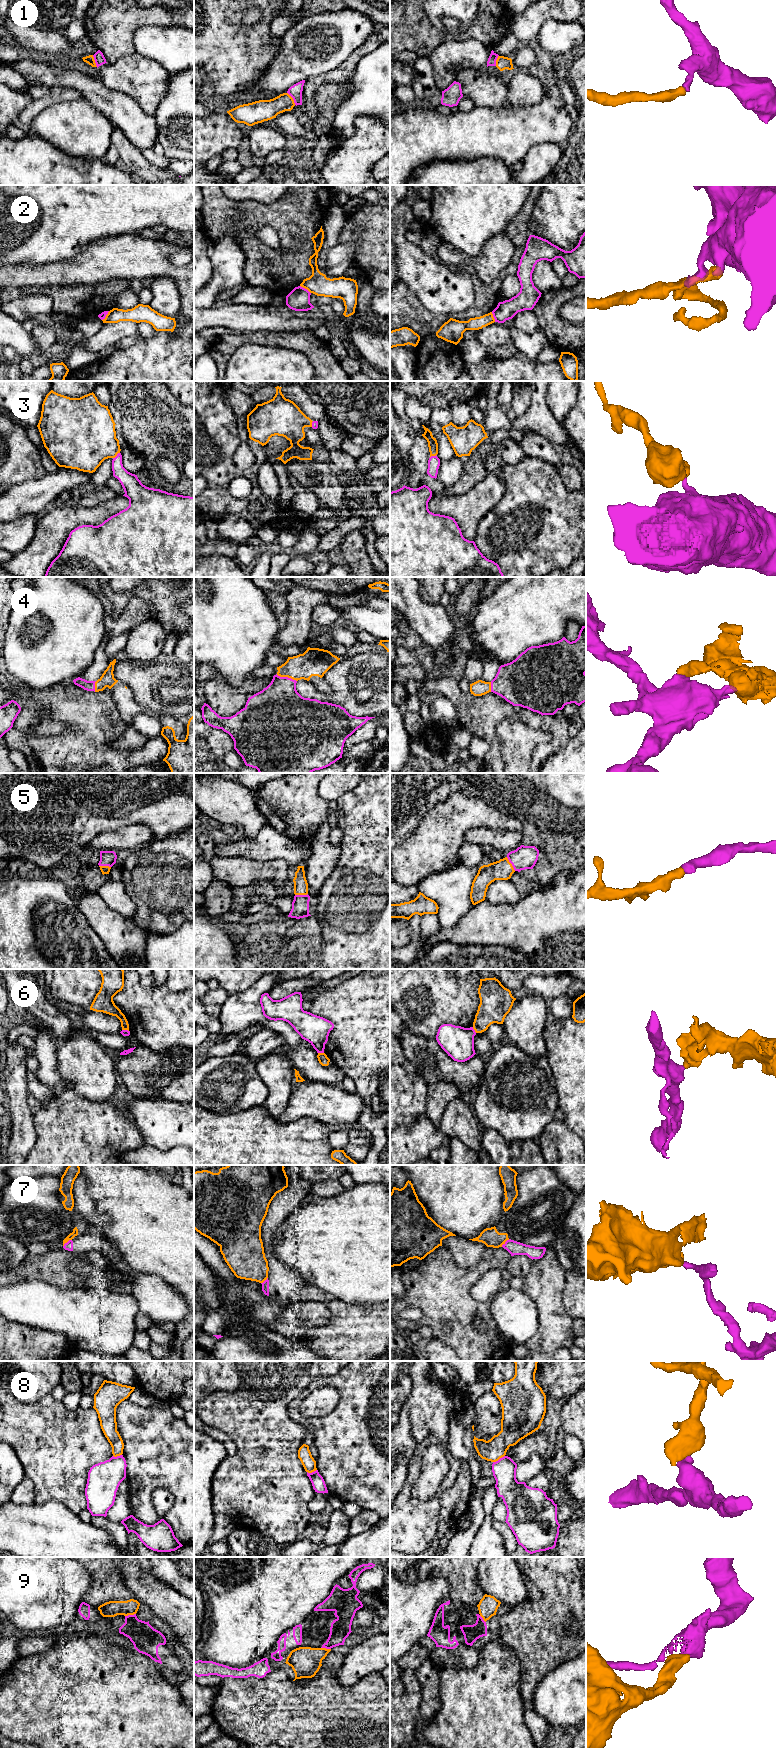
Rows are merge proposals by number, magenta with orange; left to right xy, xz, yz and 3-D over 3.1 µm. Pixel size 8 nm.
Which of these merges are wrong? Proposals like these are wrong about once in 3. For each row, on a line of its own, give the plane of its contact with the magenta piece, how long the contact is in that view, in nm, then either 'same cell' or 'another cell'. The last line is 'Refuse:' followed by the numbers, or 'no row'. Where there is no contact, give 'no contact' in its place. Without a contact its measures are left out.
1: meets magenta in xz; contact 120 nm long; another cell
2: meets magenta in xz; contact 110 nm long; another cell
3: meets magenta in xy; contact 80 nm long; same cell
4: meets magenta in xz; contact 180 nm long; same cell
5: meets magenta in yz; contact 130 nm long; same cell
6: meets magenta in xz; contact 50 nm long; another cell
7: meets magenta in xy; contact 90 nm long; another cell
8: meets magenta in yz; contact 110 nm long; another cell
9: meets magenta in xy; contact 90 nm long; another cell
Refuse: 1, 2, 6, 7, 8, 9

